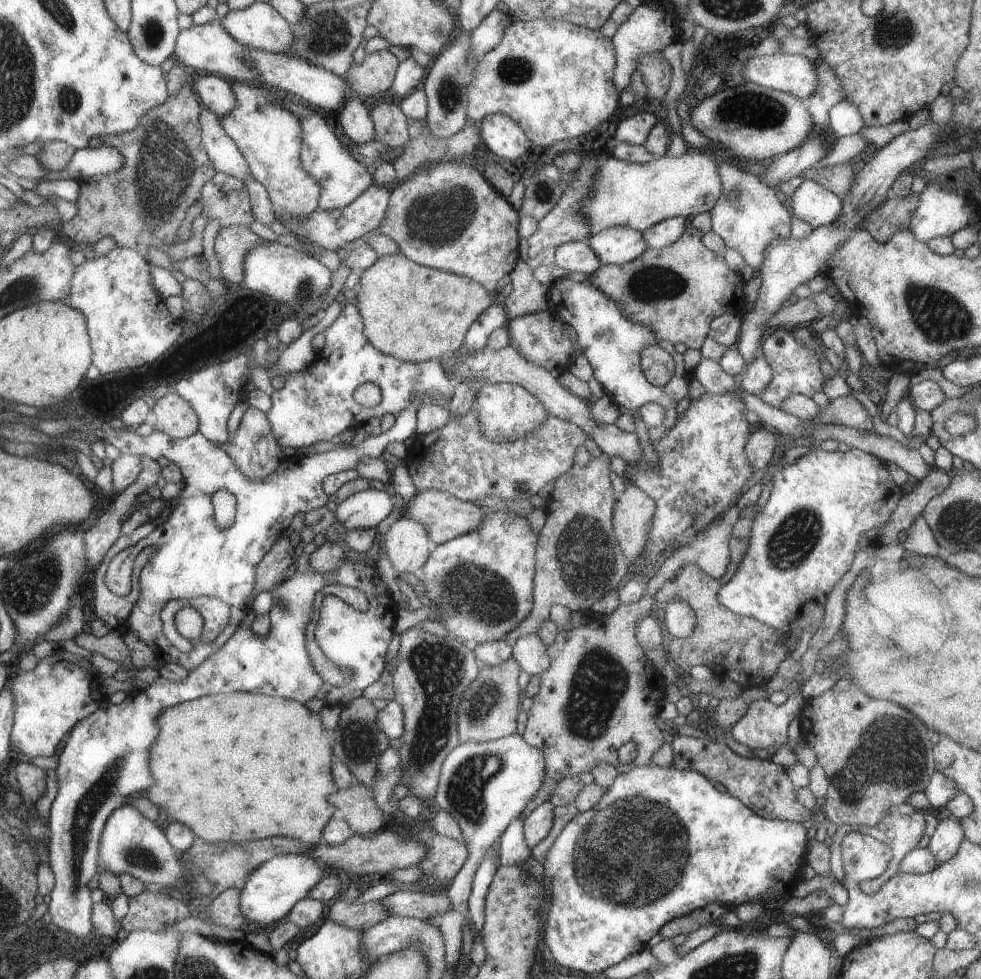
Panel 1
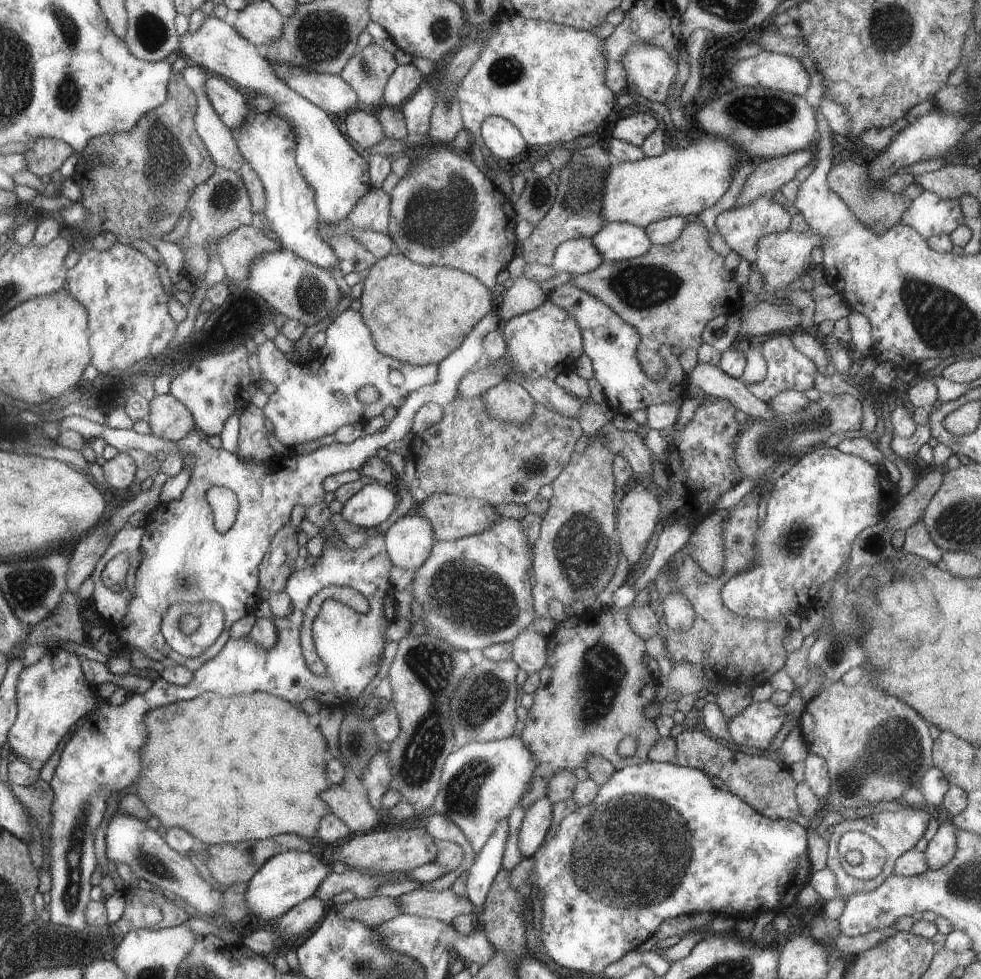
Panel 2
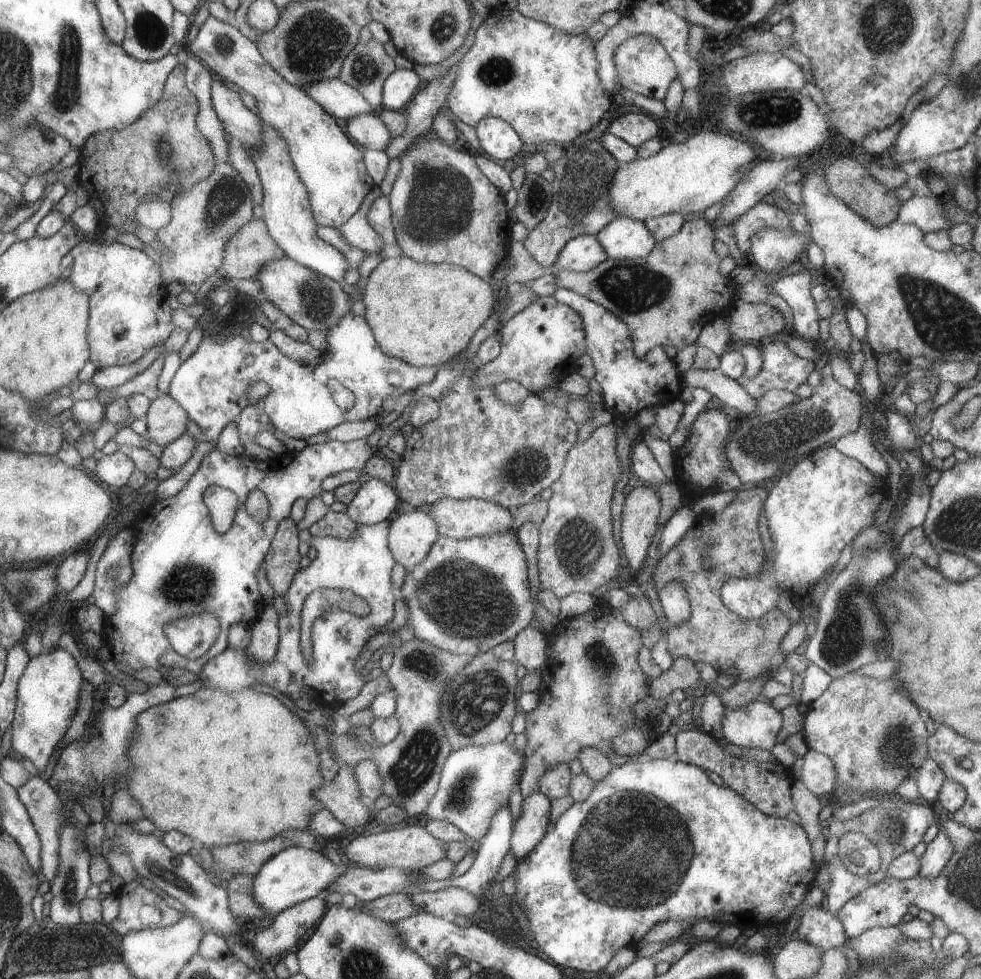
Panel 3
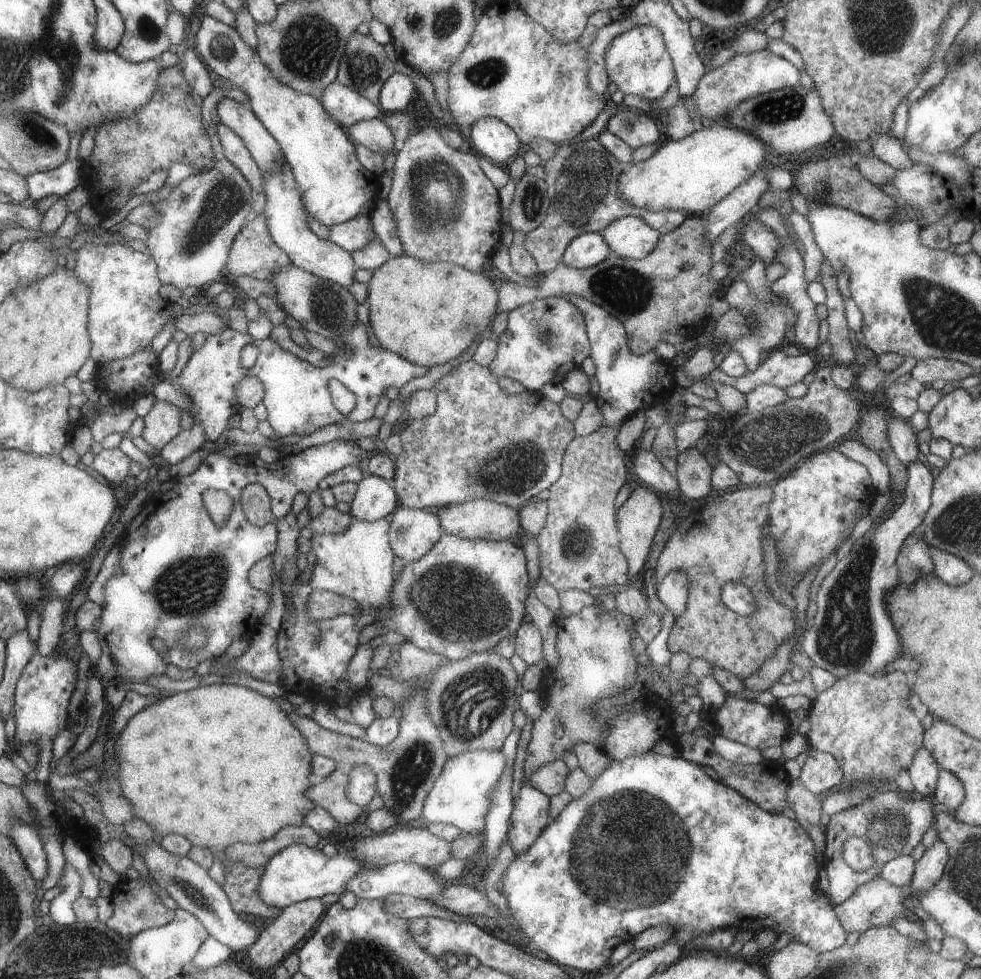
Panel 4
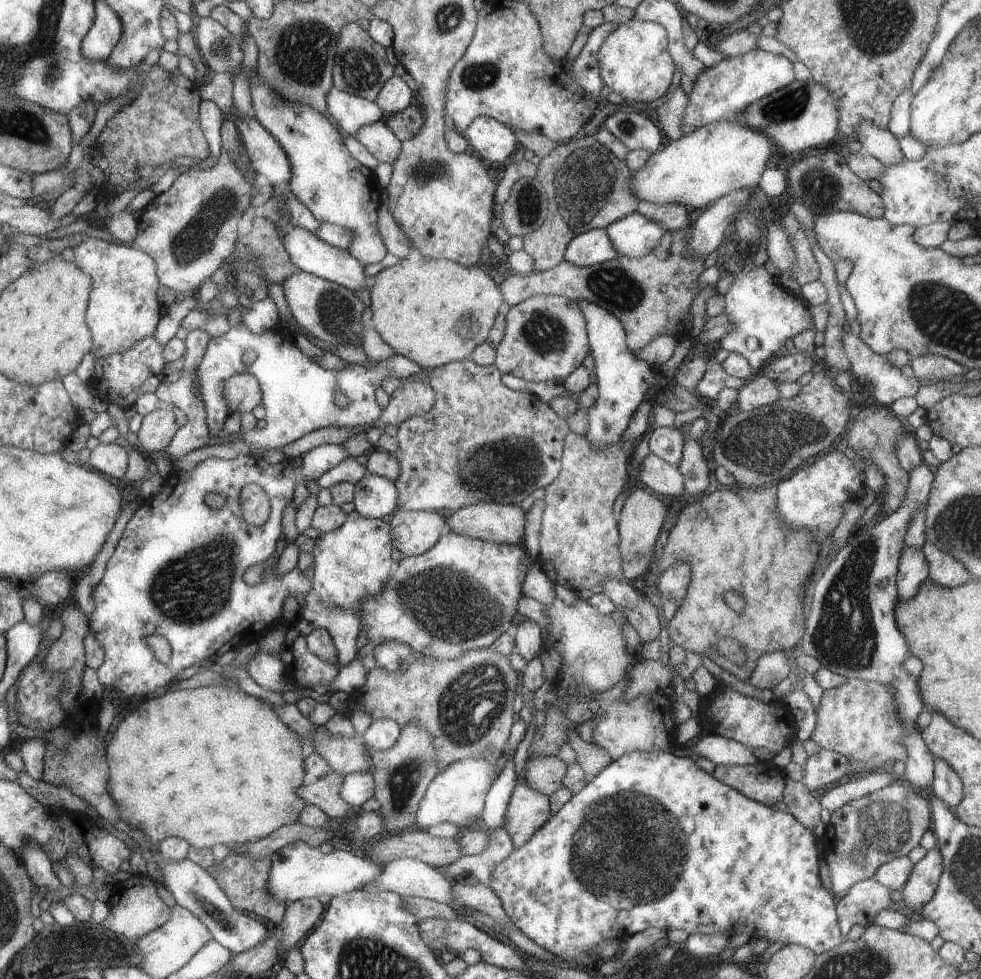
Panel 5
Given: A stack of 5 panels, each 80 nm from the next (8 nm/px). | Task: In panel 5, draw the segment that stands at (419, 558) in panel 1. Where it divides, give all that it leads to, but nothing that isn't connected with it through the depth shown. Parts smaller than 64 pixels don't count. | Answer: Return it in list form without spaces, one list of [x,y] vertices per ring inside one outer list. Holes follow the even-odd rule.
[[[402,509],[393,513],[389,520],[396,550],[400,550],[403,557],[415,557],[428,552],[439,542],[442,528],[447,523],[444,522],[444,518],[438,514],[438,511],[405,511]]]

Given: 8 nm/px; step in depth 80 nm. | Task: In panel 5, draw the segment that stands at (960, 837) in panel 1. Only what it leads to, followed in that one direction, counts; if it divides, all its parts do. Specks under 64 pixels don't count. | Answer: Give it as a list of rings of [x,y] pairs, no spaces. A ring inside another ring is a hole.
[[[934,847],[924,858],[913,864],[912,872],[901,890],[905,902],[901,904],[910,908],[926,904],[936,892],[943,868],[941,850]]]

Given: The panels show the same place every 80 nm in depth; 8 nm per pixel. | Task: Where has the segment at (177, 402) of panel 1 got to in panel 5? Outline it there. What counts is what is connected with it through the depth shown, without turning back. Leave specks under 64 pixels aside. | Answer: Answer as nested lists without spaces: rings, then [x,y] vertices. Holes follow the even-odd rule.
[[[171,407],[149,412],[143,416],[137,432],[138,449],[151,458],[163,454],[178,430],[178,418]]]

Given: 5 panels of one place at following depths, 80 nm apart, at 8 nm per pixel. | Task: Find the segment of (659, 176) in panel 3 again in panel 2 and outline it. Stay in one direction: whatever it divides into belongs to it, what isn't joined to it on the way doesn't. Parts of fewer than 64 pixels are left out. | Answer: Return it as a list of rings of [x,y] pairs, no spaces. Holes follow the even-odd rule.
[[[699,132],[688,148],[668,148],[657,157],[644,157],[639,161],[618,161],[607,169],[601,200],[601,217],[606,224],[618,221],[637,225],[646,230],[649,224],[668,217],[698,216],[714,206],[730,184],[730,168],[736,164],[736,150],[727,140]]]

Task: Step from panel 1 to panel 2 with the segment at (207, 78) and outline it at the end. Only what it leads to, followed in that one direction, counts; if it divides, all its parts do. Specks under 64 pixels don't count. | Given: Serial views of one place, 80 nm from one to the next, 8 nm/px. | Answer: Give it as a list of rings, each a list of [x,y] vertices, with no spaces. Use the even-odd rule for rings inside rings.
[[[211,74],[204,85],[205,93],[220,120],[230,129],[243,127],[246,122],[244,93],[232,82]]]

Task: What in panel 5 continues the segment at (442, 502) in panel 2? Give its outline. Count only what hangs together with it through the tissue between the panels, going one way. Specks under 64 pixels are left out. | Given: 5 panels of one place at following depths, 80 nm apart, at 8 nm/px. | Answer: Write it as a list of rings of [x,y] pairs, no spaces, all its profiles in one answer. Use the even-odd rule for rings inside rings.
[[[480,501],[449,513],[447,523],[450,531],[463,537],[491,541],[499,545],[518,544],[525,533],[525,518],[519,505]]]

